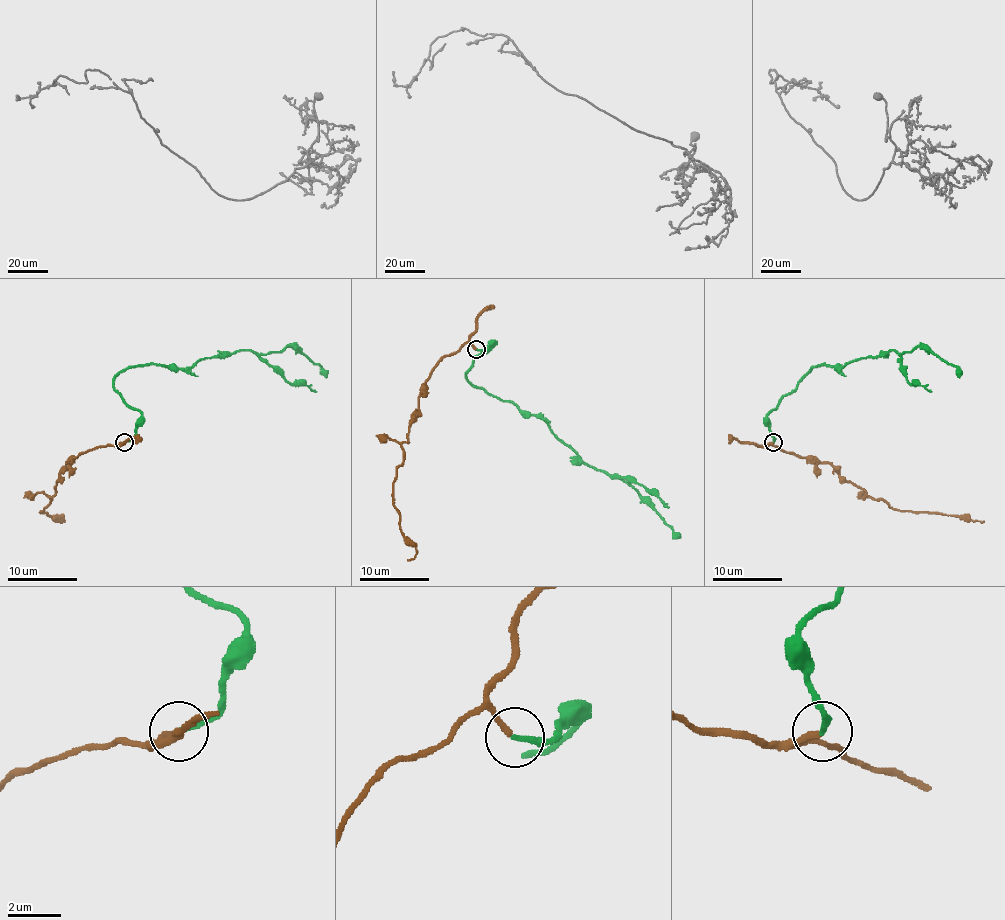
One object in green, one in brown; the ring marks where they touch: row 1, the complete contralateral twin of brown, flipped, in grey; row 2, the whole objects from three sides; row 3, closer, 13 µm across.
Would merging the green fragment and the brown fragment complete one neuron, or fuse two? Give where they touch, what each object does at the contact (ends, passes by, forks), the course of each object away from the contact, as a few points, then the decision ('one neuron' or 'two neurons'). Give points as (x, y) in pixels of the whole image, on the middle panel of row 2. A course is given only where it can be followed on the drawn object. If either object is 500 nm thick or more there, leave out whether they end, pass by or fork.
at (476, 349); green ends there; brown ends there; green runs (476, 350), (493, 343), (472, 360), (465, 378), (520, 409), (537, 415), (586, 464), (632, 486), (679, 535); brown runs (476, 348), (464, 343), (432, 371), (408, 443), (401, 444), (394, 507), (417, 551), (408, 560); one neuron

